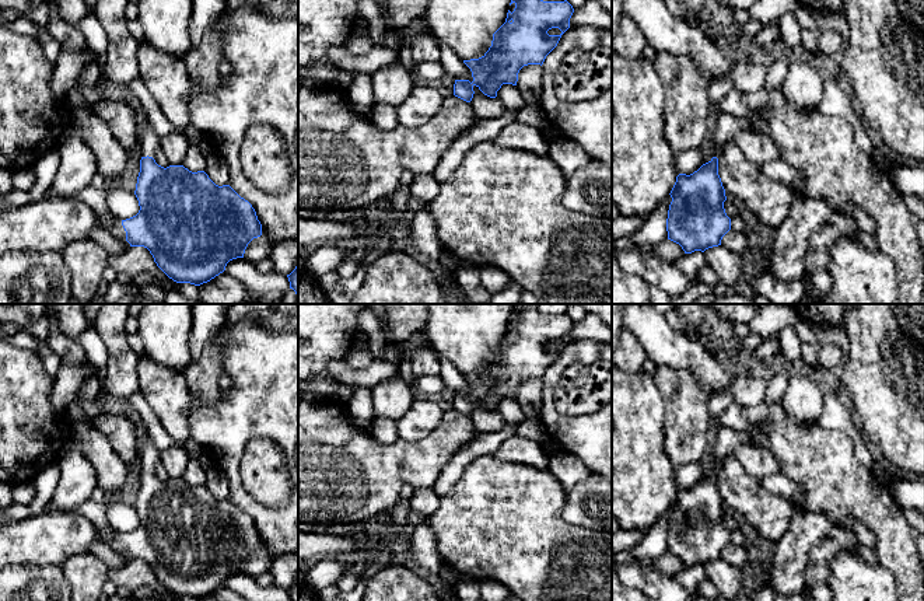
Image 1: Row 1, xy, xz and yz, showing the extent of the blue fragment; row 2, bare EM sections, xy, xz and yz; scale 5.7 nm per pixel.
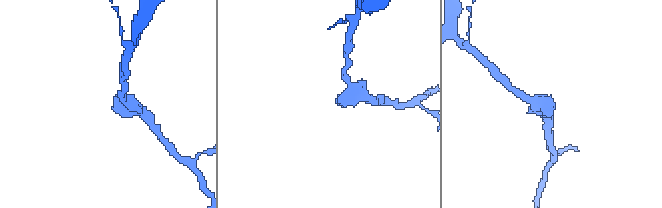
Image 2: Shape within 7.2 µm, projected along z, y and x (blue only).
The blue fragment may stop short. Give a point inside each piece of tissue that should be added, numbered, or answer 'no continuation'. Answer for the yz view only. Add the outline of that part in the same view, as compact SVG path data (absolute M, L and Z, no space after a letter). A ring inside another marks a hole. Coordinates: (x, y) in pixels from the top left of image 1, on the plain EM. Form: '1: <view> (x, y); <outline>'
1: yz (727, 440); M724 426L718 427L715 444L713 447L714 471L718 472L721 460L729 454L738 444L749 443L750 434L746 431L735 431Z

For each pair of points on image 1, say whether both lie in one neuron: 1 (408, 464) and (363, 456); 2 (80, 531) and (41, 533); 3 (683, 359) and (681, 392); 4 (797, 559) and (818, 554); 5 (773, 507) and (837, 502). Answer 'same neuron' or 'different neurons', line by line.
1: same neuron
2: same neuron
3: different neurons
4: different neurons
5: different neurons

